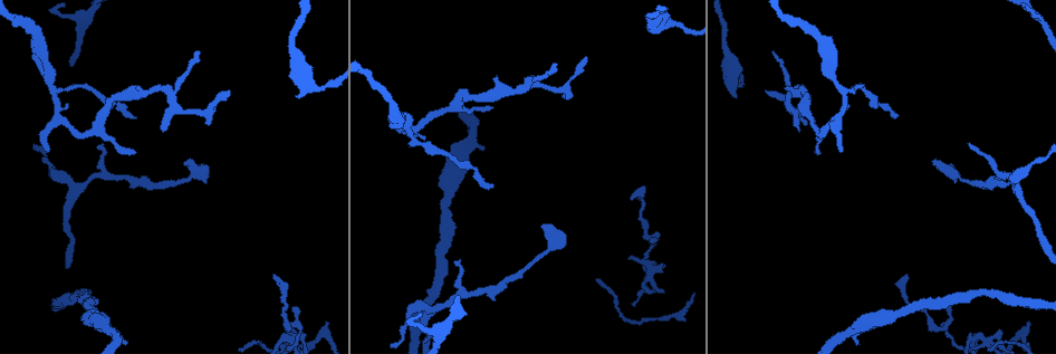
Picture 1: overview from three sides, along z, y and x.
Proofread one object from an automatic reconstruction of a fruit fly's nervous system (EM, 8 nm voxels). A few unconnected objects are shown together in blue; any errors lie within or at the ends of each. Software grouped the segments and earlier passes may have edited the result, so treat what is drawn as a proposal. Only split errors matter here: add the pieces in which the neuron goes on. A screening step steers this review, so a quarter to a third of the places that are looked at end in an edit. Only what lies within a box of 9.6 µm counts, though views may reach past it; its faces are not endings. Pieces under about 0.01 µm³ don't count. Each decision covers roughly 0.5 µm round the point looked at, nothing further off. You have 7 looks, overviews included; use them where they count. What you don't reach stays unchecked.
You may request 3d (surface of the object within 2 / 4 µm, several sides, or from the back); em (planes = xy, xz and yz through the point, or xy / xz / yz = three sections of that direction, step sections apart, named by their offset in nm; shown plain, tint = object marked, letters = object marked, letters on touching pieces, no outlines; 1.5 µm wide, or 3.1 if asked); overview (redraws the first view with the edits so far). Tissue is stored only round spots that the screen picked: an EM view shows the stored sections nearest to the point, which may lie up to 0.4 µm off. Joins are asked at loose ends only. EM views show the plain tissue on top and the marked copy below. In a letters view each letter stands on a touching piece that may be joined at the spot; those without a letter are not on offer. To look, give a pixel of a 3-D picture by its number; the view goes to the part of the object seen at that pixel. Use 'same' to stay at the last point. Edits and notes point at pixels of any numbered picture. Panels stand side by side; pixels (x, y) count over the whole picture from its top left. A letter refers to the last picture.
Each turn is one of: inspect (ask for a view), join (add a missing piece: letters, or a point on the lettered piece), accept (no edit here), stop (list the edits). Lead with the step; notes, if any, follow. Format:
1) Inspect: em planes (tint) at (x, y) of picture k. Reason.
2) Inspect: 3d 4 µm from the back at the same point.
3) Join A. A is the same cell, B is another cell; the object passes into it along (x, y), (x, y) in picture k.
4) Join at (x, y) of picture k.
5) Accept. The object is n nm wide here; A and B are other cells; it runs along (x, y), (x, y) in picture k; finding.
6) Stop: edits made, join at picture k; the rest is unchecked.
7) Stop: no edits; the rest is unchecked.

Inspect: 3d 2 µm at (818, 151) of picture 1. Free end.

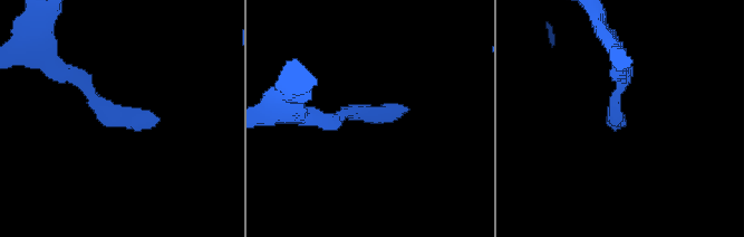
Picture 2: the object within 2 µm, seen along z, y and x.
Inspect: em planes (tint) at (154, 115) of picture 2.

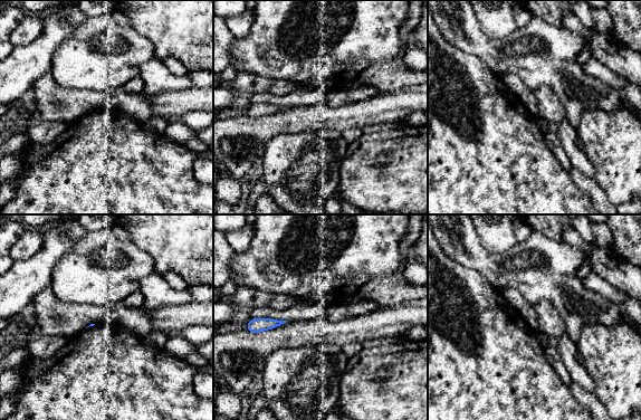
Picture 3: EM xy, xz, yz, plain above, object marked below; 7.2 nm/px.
Inspect: em planes (letters) at the same point.

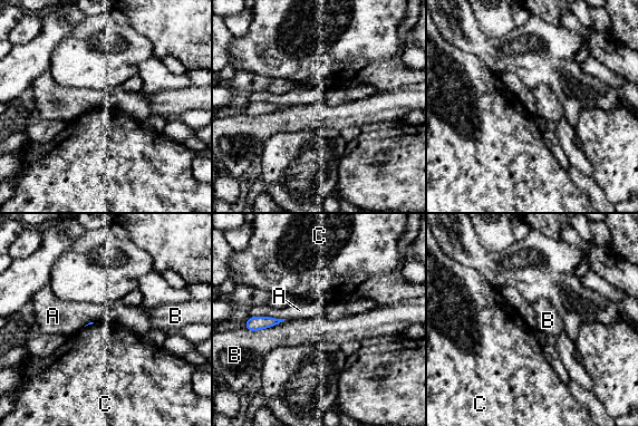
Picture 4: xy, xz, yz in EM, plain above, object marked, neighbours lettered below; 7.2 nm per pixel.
Accept. A, B and C are other cells; a border runs along (286, 319), (255, 330), (244, 328) in picture 4; none of them fits.

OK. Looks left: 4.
Inspect: em planes (letters) at (404, 132) of picture 1. An open end.

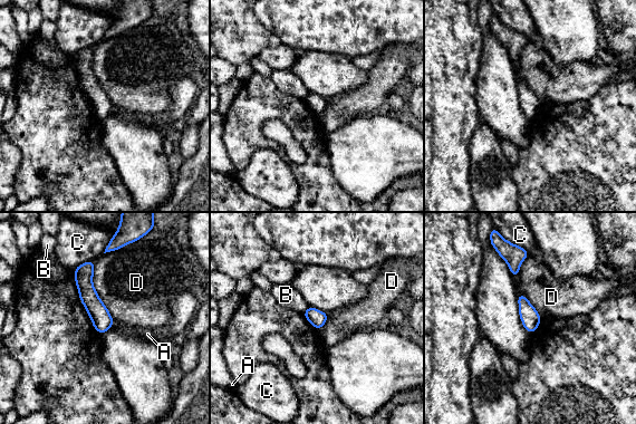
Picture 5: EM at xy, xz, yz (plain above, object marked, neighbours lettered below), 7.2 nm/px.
Accept. The longest contact is with D, 480 nm; A, B, C and D are other cells; a border runs along (93, 260), (93, 287), (114, 323) in picture 5; no lettered piece goes on from it.

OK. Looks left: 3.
Inspect: 3d 4 µm at (737, 95) of picture 1. An open end.

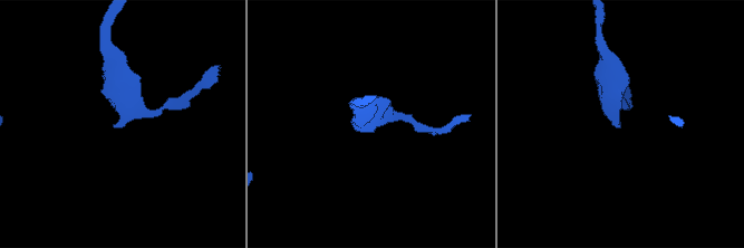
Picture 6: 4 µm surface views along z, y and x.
Inspect: em yz step 4 (letters) at (618, 125) of picture 6.

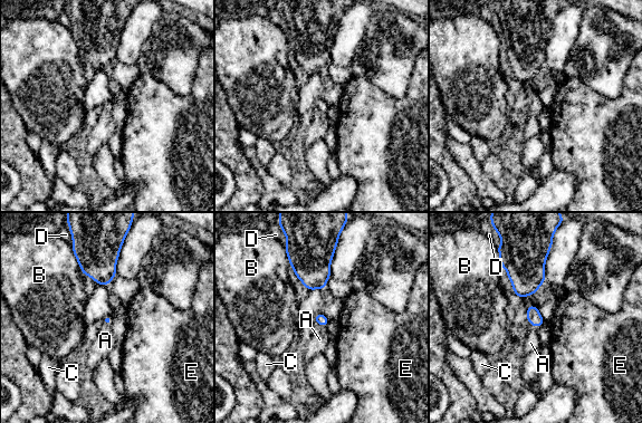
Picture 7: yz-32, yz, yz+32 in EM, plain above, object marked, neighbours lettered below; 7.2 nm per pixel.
Join A. A is the same cell, B, C, D and E are other cells; the object passes into it along (320, 318), (320, 325), (319, 339) in picture 7; the neuron continues.

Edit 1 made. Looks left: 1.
Stop: edits made, join at picture 7; the rest is unchecked.

